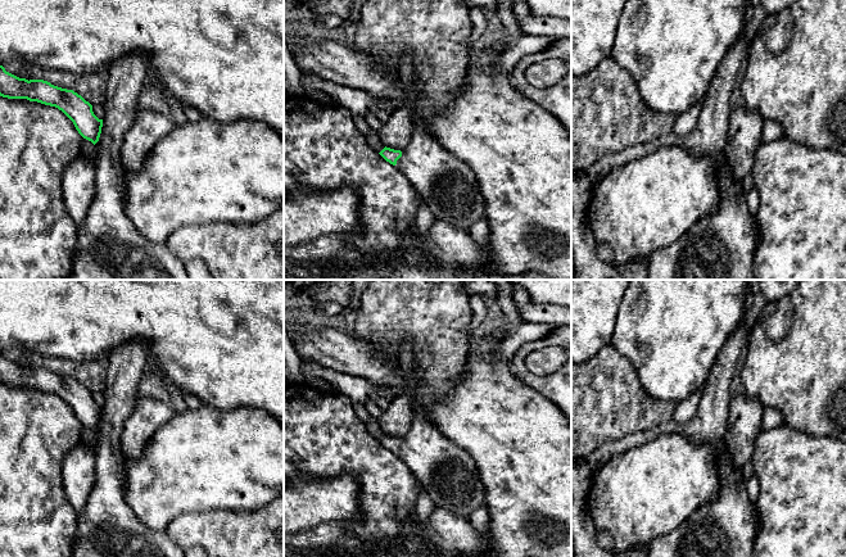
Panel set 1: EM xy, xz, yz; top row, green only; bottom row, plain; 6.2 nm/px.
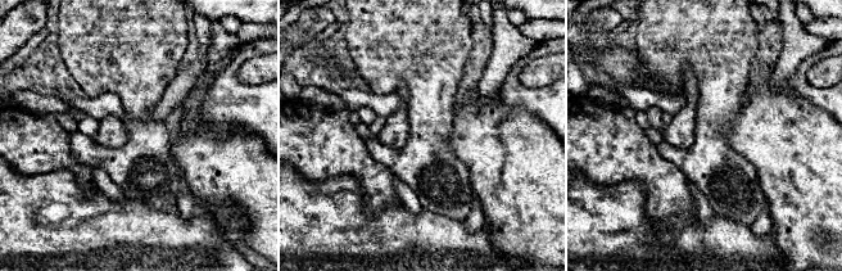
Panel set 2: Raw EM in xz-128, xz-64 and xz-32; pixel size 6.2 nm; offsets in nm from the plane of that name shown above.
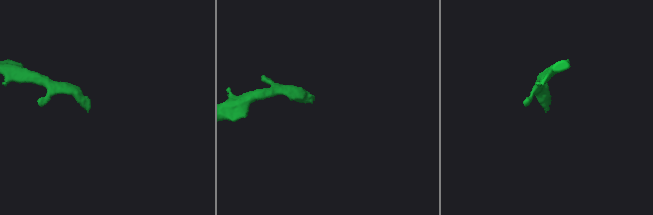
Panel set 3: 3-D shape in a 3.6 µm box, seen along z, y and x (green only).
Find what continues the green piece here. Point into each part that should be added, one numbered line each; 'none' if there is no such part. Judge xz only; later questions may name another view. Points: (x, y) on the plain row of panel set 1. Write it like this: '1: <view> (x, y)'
1: xz (435, 313)

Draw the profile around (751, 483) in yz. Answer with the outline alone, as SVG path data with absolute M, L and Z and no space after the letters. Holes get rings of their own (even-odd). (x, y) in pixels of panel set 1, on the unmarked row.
M756 475L746 479L747 497L755 504L759 497L759 481Z

